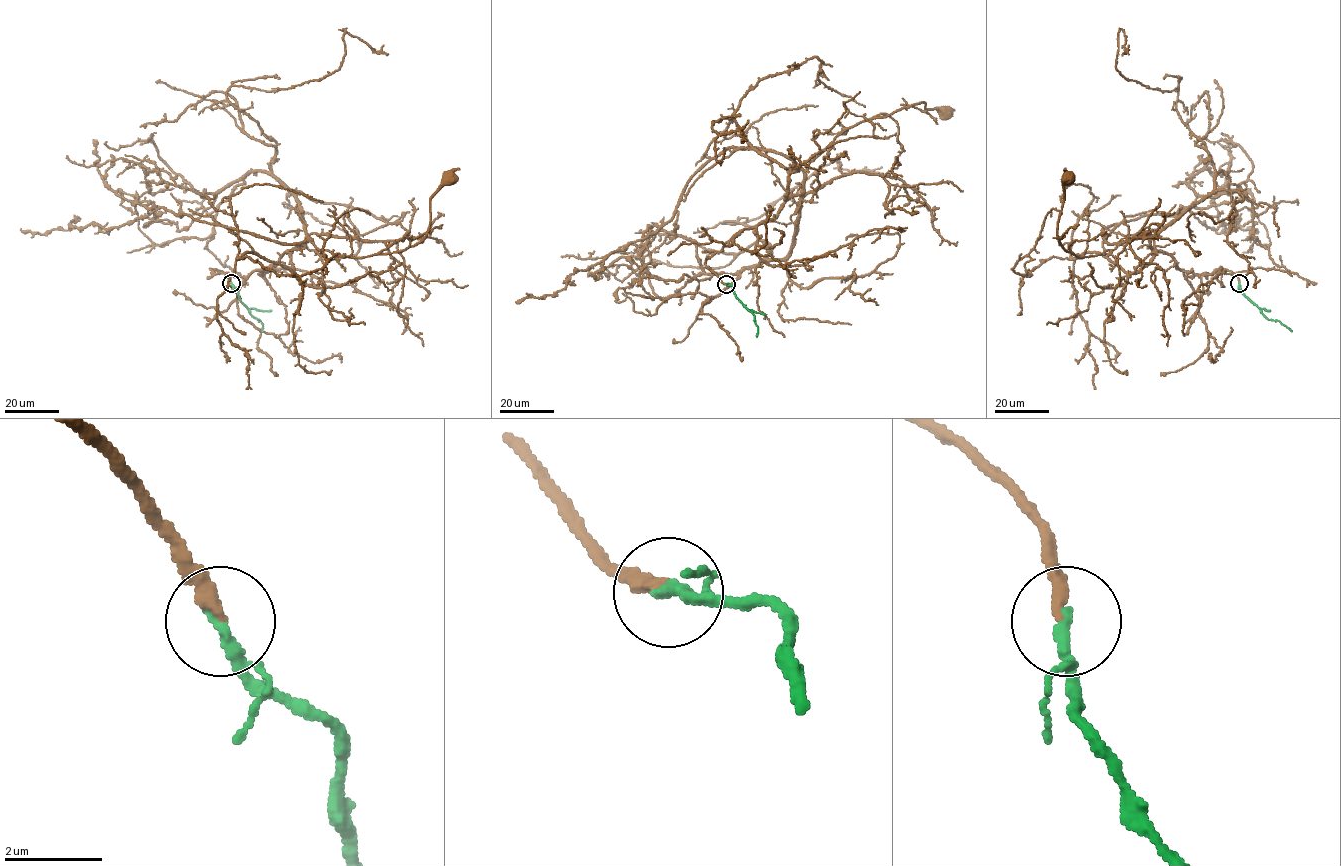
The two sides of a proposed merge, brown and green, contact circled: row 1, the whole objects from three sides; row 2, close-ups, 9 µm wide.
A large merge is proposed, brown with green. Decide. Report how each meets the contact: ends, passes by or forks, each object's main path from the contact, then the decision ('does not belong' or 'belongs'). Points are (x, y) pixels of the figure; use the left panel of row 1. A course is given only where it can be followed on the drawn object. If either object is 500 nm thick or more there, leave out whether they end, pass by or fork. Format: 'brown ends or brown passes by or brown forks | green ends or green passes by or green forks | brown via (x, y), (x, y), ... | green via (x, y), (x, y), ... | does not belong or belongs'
brown ends | green ends | brown via (231, 283), (210, 268), (247, 277), (307, 238), (357, 258), (416, 245), (431, 196), (449, 176) | green via (231, 283), (240, 300), (263, 324), (262, 331) | belongs

